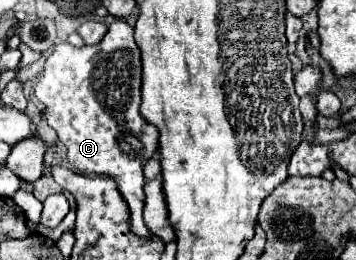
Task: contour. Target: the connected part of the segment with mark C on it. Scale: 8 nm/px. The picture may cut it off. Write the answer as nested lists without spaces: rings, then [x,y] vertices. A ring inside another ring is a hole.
[[[116,19],[98,45],[72,47],[68,41],[54,45],[44,73],[34,87],[34,95],[46,105],[44,117],[48,125],[68,147],[70,165],[82,173],[110,175],[130,207],[130,231],[142,239],[150,239],[152,231],[142,219],[142,167],[158,149],[158,129],[138,111],[142,101],[140,85],[142,63],[134,29],[126,19]]]

